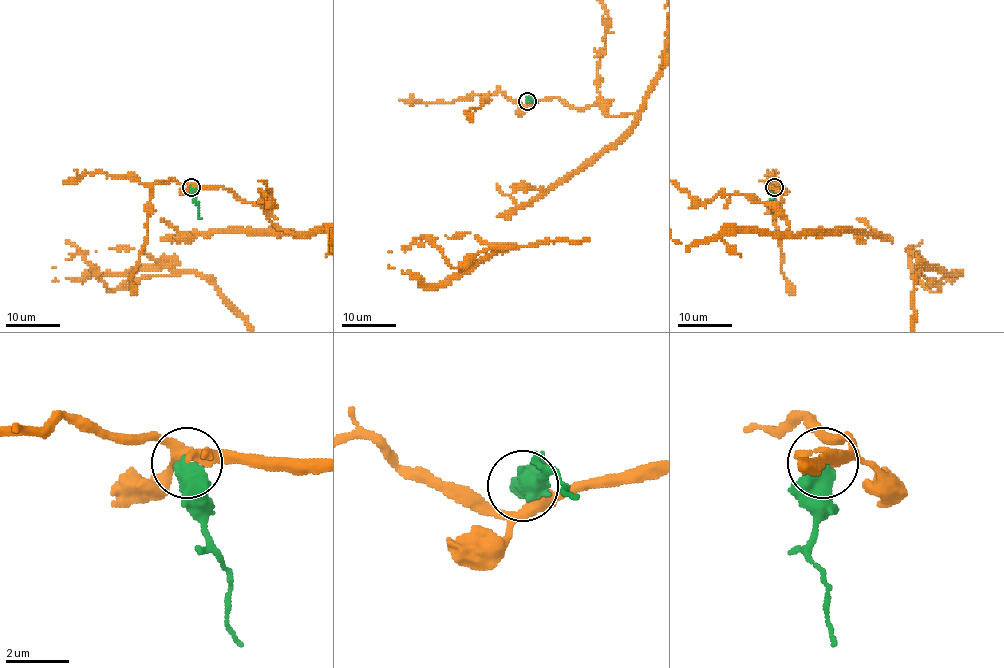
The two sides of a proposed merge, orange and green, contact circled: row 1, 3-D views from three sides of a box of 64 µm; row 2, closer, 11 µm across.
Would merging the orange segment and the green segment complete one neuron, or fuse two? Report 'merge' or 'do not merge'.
do not merge

